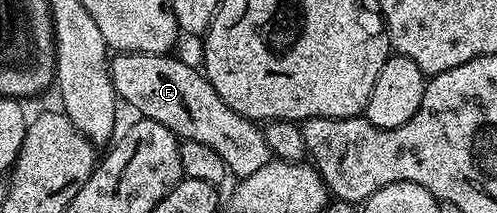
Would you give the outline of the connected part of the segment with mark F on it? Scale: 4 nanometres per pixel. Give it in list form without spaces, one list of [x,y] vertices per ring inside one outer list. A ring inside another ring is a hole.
[[[123,51],[109,60],[110,80],[119,100],[138,110],[143,119],[160,121],[179,140],[200,141],[220,153],[222,162],[231,176],[246,179],[256,169],[272,162],[270,146],[262,127],[255,120],[236,113],[212,89],[205,74],[197,66],[173,59],[173,54],[136,53]]]

